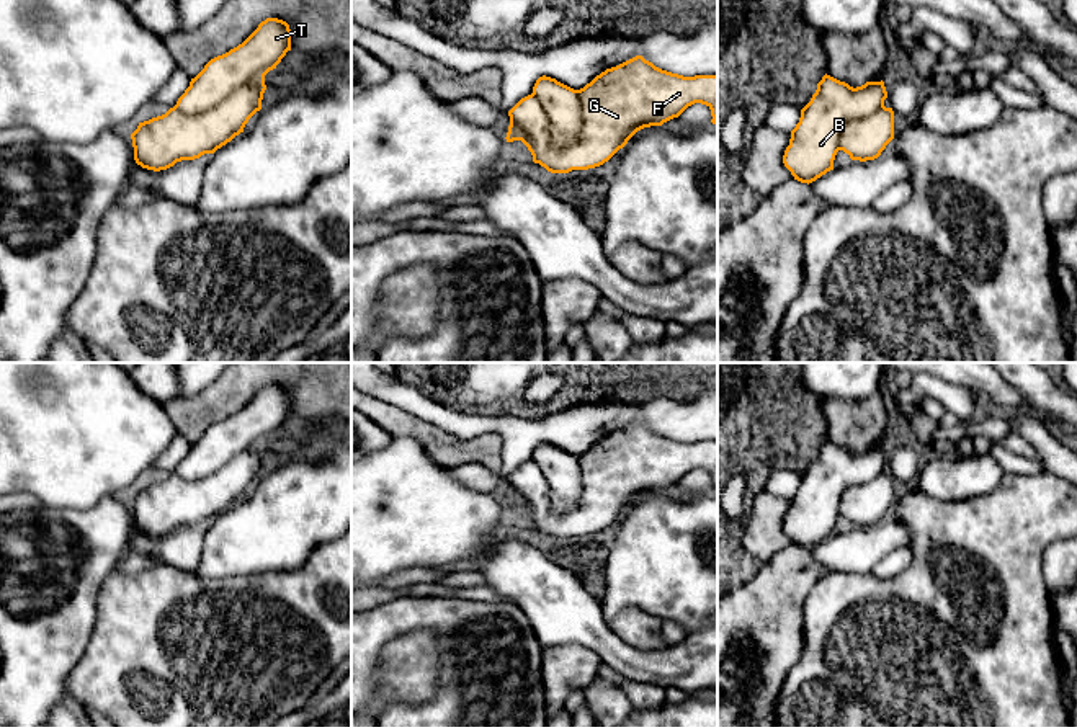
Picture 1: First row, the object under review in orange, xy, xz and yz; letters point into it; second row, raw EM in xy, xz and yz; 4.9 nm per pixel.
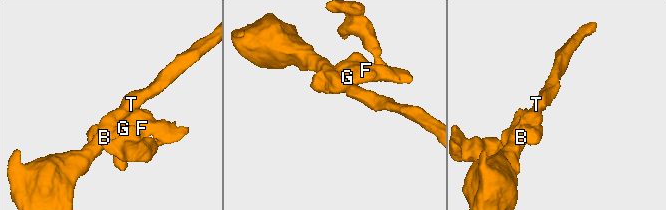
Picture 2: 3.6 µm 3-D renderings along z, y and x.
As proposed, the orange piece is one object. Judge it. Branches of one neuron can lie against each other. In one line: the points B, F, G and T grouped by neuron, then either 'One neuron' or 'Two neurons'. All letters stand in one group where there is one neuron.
Groups: B T / F G. Two neurons

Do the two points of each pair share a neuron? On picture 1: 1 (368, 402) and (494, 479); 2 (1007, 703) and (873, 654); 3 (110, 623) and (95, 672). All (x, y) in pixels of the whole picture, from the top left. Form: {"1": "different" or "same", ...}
{"1": "different", "2": "same", "3": "same"}

